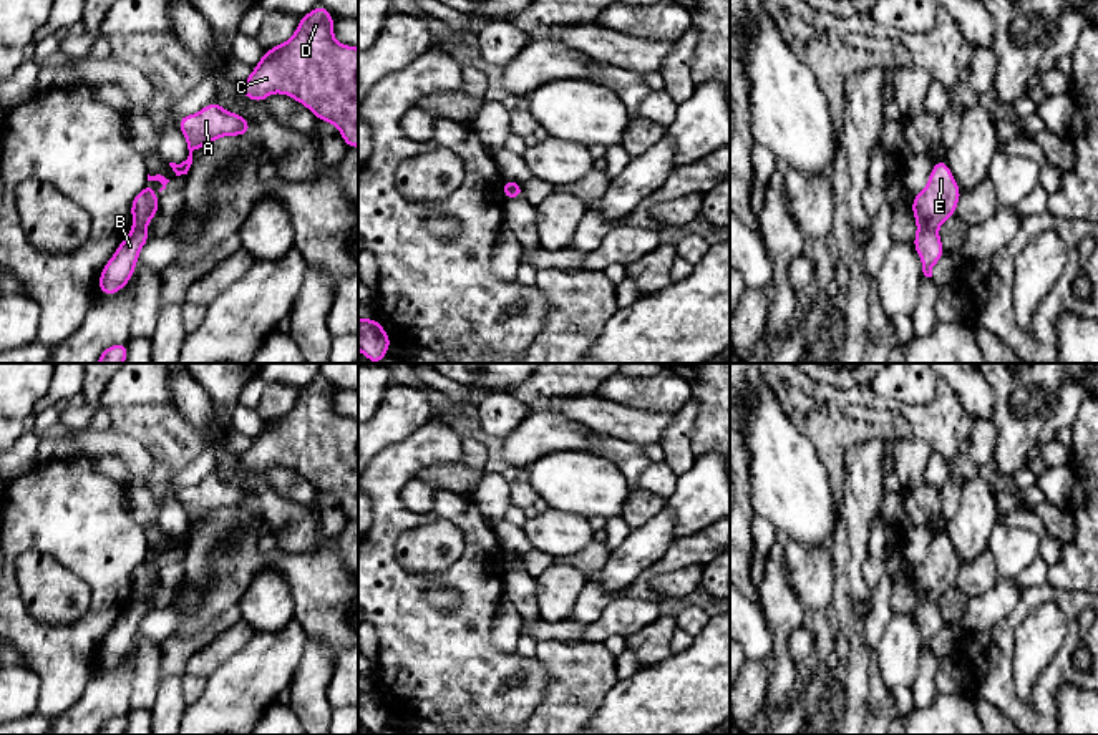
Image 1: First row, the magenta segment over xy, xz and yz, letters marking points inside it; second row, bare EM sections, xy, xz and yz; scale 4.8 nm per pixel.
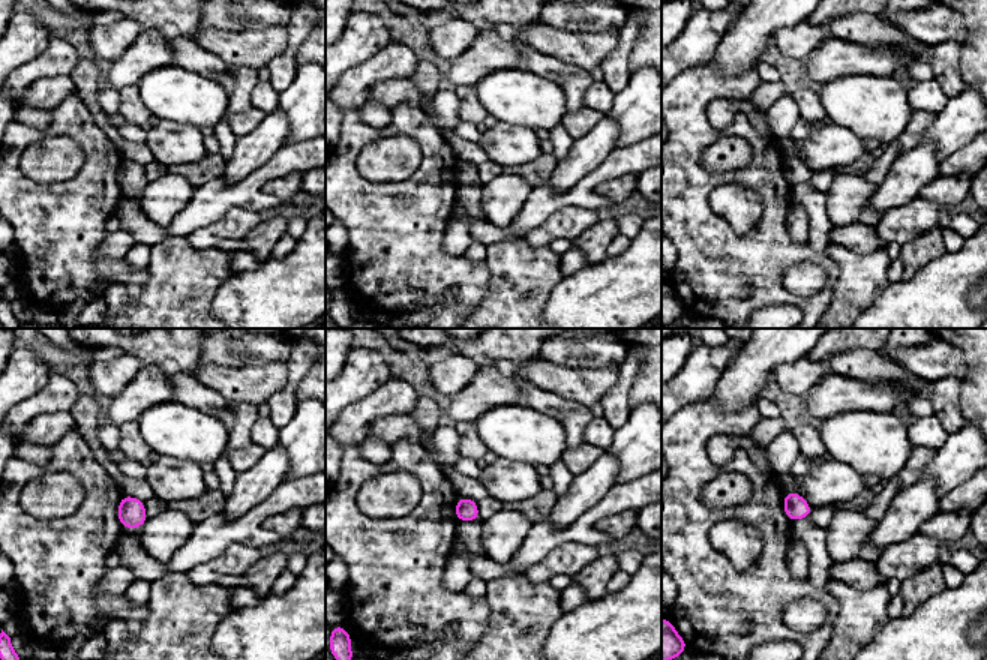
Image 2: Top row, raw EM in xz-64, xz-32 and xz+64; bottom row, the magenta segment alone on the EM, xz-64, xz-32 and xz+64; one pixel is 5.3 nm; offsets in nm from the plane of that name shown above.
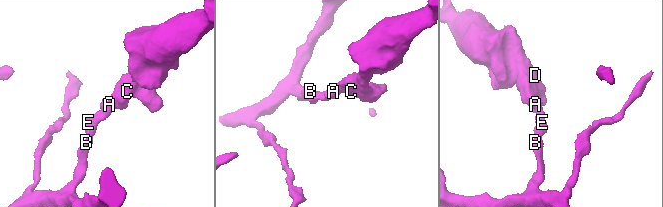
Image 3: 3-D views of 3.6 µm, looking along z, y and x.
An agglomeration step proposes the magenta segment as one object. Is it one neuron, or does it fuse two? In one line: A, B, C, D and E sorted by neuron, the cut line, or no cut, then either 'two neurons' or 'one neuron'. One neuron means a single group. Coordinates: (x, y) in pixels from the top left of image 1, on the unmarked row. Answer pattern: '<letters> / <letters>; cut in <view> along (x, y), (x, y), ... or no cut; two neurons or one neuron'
A C D E / B; cut in yz along (919, 599), (936, 603); two neurons

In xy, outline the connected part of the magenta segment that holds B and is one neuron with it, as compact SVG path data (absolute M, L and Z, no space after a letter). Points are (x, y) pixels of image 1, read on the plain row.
M131 601L101 642L100 665L114 667L131 652L141 619L151 611L144 601Z

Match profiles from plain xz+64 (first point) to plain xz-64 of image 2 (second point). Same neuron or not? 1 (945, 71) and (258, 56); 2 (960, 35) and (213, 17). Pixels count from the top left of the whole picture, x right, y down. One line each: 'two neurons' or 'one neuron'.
1: two neurons
2: one neuron

